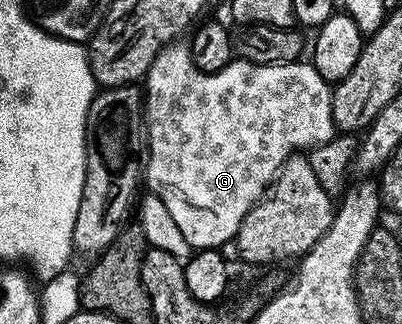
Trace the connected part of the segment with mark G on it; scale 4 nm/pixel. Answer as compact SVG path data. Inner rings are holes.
M173 43L148 68L146 84L146 185L148 181L149 190L166 203L166 211L196 251L229 244L244 216L276 180L284 160L297 151L325 145L338 133L332 119L333 86L303 60L255 65L232 59L217 73L203 73L192 62L189 46Z

